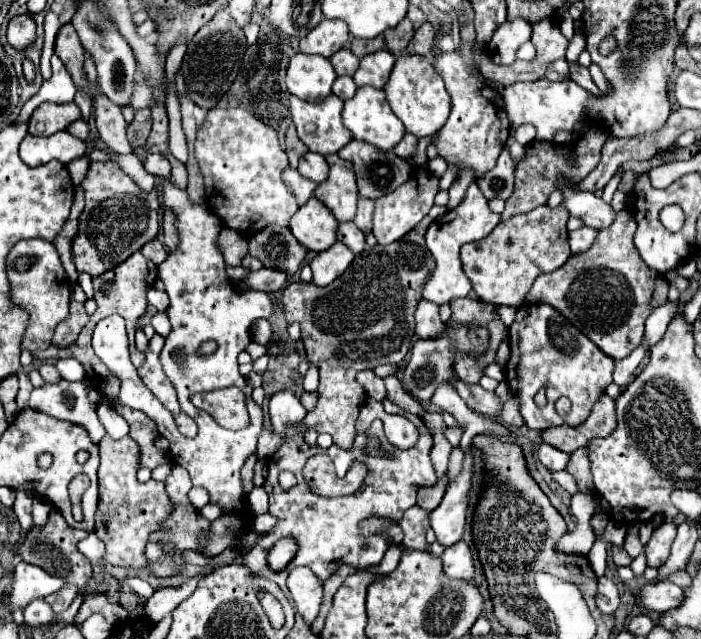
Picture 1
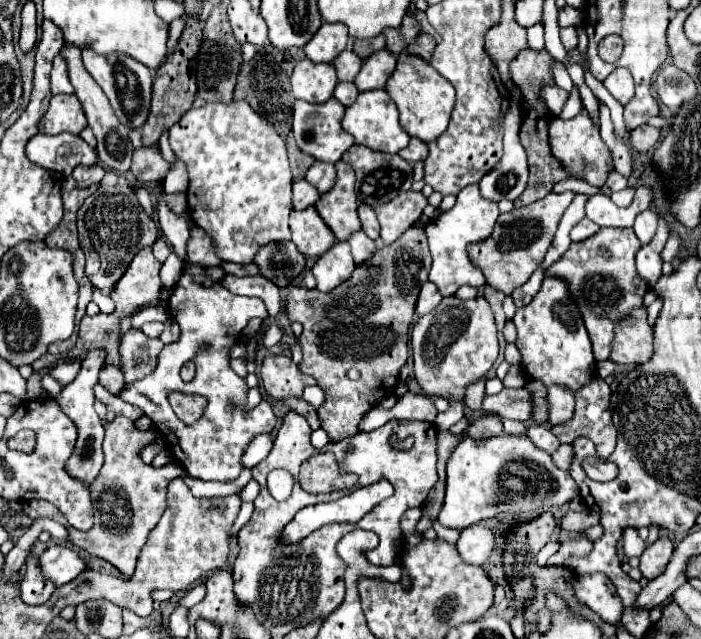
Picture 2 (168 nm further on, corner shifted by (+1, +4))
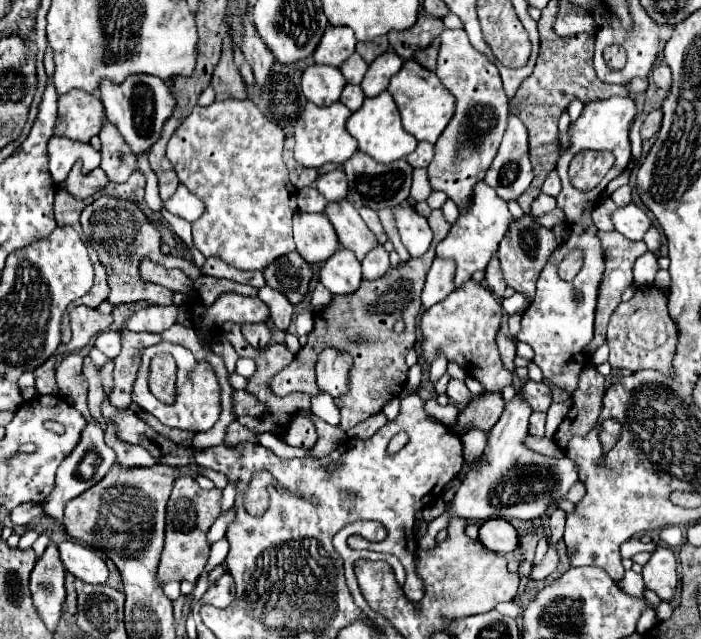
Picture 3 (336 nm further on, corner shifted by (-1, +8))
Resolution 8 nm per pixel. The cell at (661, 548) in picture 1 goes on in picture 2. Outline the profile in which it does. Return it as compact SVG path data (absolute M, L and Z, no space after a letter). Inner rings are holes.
M661 536L653 546L649 546L643 556L641 556L641 564L639 570L647 580L653 580L657 576L661 576L671 560L673 554L673 542L667 536Z

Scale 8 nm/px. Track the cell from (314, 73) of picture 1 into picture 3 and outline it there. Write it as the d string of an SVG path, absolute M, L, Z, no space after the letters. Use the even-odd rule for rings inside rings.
M323 64L307 66L301 76L301 90L305 98L317 106L329 106L339 100L345 84L347 82L339 68Z

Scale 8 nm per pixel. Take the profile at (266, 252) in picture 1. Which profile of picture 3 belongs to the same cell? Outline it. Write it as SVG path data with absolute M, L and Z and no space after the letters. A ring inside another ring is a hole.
M291 252L271 262L271 266L263 270L263 276L267 286L277 288L289 298L291 304L297 304L303 300L305 292L309 290L309 280L313 276L313 270L299 256L299 252Z

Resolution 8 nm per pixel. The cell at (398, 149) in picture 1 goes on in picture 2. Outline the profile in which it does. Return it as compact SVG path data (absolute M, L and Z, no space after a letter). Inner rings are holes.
M411 138L409 146L407 146L405 150L401 150L399 156L405 158L407 162L415 164L415 162L419 162L419 160L425 160L425 158L429 156L429 150L427 150L427 144L425 144L425 142L421 142L421 140L417 140L417 138Z

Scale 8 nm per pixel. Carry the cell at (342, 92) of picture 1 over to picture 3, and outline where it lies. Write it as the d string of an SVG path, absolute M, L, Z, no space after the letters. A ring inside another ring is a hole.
M347 84L345 88L343 88L343 94L341 94L341 98L339 98L349 110L357 110L361 104L363 104L363 100L365 100L365 94L363 94L363 90L361 90L361 86L355 86L355 84Z

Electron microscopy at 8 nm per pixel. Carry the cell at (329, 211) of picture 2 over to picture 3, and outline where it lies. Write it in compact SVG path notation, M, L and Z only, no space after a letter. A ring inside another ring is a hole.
M349 200L329 202L325 216L333 224L339 236L339 244L347 250L353 250L359 260L363 260L363 256L377 246L375 234L371 234L371 230Z

